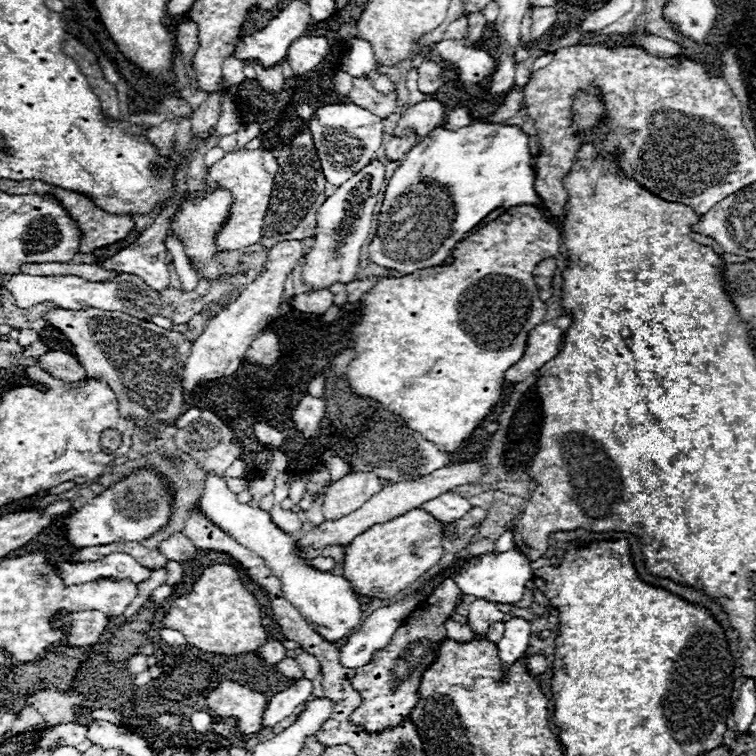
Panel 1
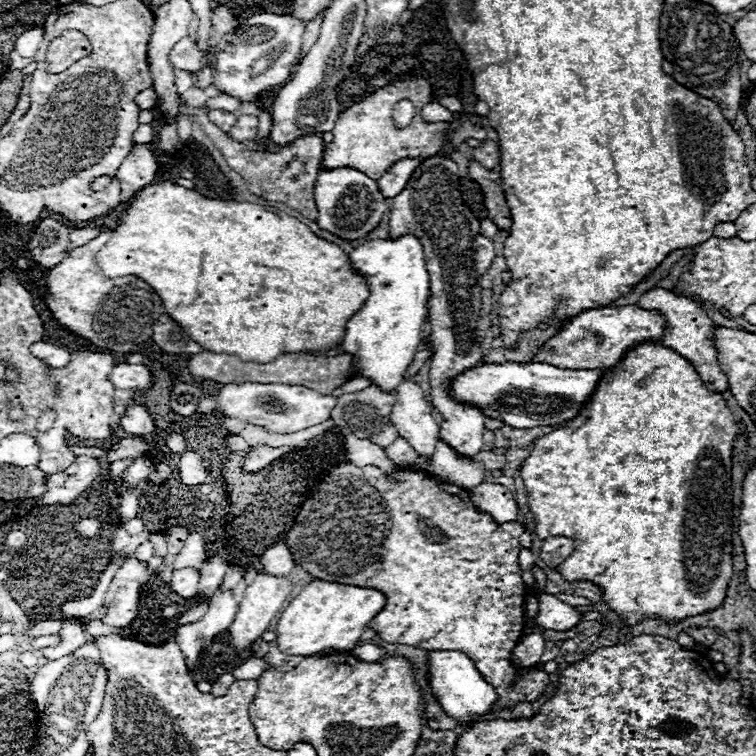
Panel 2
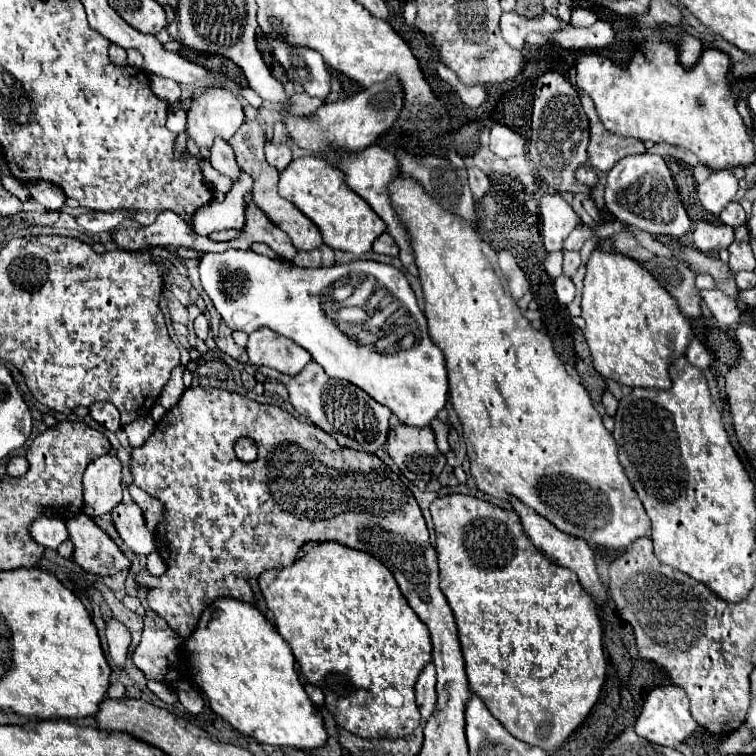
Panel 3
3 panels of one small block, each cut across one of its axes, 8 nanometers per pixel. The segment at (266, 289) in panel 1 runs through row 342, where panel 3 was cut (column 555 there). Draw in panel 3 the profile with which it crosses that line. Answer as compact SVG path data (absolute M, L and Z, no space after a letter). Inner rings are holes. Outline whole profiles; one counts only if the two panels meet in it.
M544 194L540 200L542 244L546 252L562 250L564 240L580 222L574 208L560 194Z

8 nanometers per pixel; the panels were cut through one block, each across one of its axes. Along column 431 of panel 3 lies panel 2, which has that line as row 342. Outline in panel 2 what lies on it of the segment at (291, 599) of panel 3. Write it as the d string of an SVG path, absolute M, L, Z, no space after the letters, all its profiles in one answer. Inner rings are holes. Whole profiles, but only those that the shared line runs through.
M650 340L640 342L638 346L630 348L630 350L624 354L624 358L622 358L614 368L610 368L610 370L604 374L604 380L600 380L600 384L596 384L596 392L592 394L592 398L588 400L588 404L584 406L584 410L582 410L576 418L572 418L572 420L568 422L568 426L558 428L558 430L554 430L554 432L550 432L550 434L542 436L542 438L532 446L530 456L524 460L524 464L522 464L522 480L524 480L526 492L528 492L530 512L532 512L535 522L534 533L538 534L540 538L548 538L548 536L568 536L568 538L574 538L574 540L576 540L576 552L574 552L572 556L568 556L568 560L562 562L562 564L558 566L558 572L560 572L566 580L580 580L580 578L586 578L586 580L592 580L594 584L598 584L598 586L602 588L602 592L604 592L606 604L608 604L612 610L616 610L616 612L624 618L624 624L628 624L628 626L636 624L636 622L642 620L642 618L648 618L650 614L662 616L662 618L666 618L668 622L678 622L680 618L696 616L696 614L700 614L700 612L712 610L712 608L716 608L716 606L722 604L722 600L724 600L724 596L726 596L728 582L730 582L730 576L732 576L732 518L734 518L732 508L734 508L734 506L732 506L732 474L730 474L730 472L732 472L732 442L734 442L734 438L736 438L736 422L734 422L734 416L732 416L730 408L726 406L722 394L720 394L720 392L708 392L708 388L706 388L704 382L700 380L698 372L694 370L694 366L692 366L684 356L680 356L676 350L666 348L662 342L650 342Z

